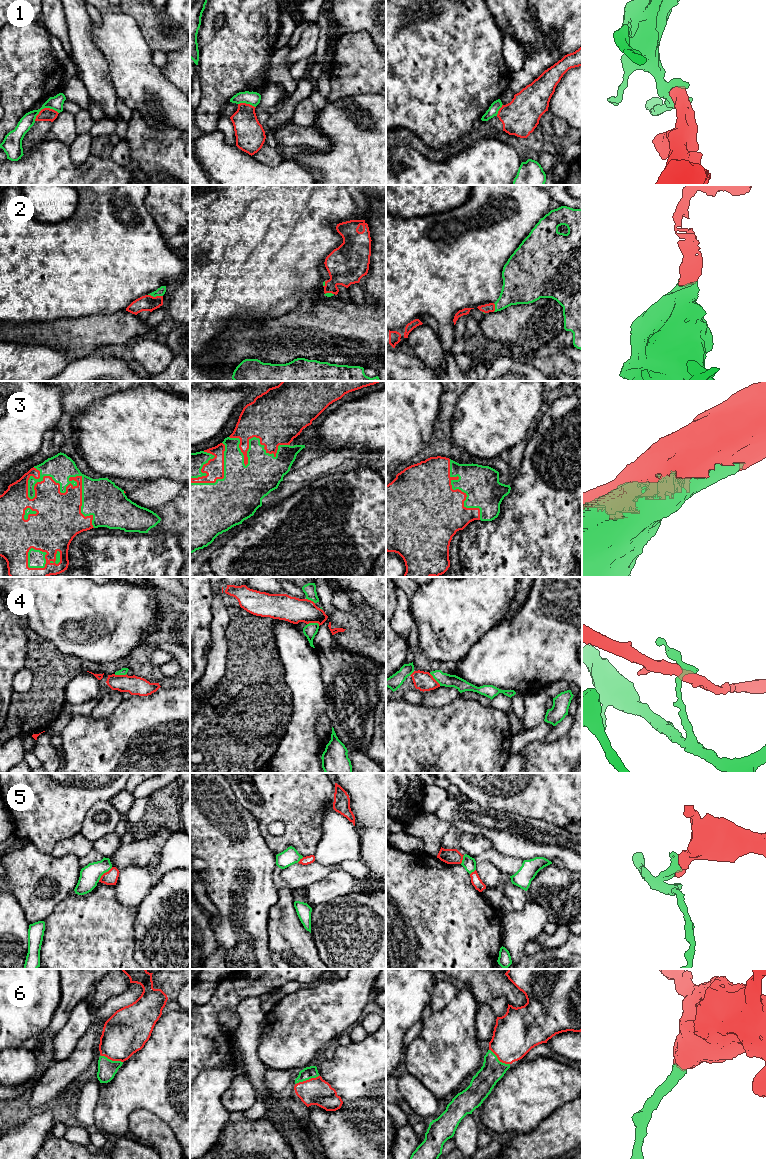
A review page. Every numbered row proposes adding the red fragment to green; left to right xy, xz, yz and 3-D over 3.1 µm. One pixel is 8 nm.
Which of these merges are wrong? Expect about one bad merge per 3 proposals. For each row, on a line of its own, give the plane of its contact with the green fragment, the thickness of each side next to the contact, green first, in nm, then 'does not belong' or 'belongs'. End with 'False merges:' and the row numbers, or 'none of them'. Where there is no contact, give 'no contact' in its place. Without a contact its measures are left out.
1: meets green in xy; 110 nm thick on the green side, 110 nm on the other; does not belong
2: meets green in xy; 70 nm thick on the green side, 130 nm on the other; belongs
3: meets green in xy; 220 nm thick on the green side, 380 nm on the other; belongs
4: meets green in xz; 110 nm thick on the green side, 200 nm on the other; does not belong
5: meets green in xy; 160 nm thick on the green side, 110 nm on the other; does not belong
6: meets green in yz; 190 nm thick on the green side, 360 nm on the other; belongs
False merges: 1, 4, 5

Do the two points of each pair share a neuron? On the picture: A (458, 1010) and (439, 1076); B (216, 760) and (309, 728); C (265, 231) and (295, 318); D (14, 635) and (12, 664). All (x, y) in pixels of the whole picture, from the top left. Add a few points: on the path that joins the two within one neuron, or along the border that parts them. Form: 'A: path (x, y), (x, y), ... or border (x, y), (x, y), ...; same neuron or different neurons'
A: path (455, 1026), (442, 1041), (441, 1060); same neuron
B: border (292, 715), (287, 731), (279, 742); different neurons
C: border (308, 293), (294, 308), (270, 319); different neurons
D: path (12, 642), (12, 657); same neuron

